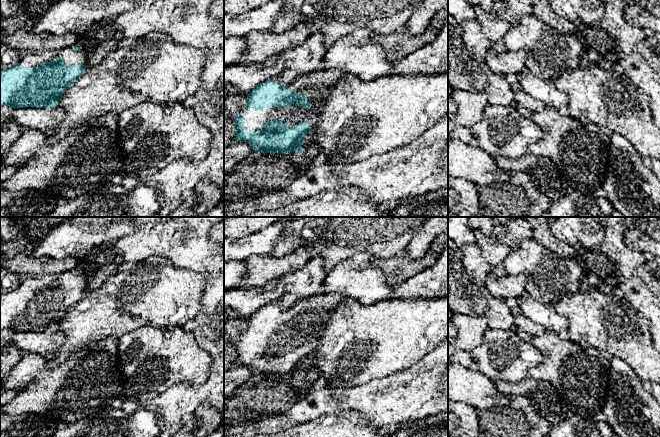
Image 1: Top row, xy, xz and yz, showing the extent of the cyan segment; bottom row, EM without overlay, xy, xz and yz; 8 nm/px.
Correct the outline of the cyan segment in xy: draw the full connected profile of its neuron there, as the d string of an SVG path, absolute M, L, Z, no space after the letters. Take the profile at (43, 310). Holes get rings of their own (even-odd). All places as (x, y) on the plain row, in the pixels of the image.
M70 270L59 274L45 274L36 277L26 277L21 284L0 296L0 330L8 329L14 333L26 331L55 332L63 321L64 316L69 313L79 301L82 300L87 289L89 271L80 272Z

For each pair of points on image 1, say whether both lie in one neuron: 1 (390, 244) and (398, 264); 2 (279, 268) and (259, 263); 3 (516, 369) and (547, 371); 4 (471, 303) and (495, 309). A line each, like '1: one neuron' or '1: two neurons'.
1: two neurons
2: one neuron
3: two neurons
4: one neuron

